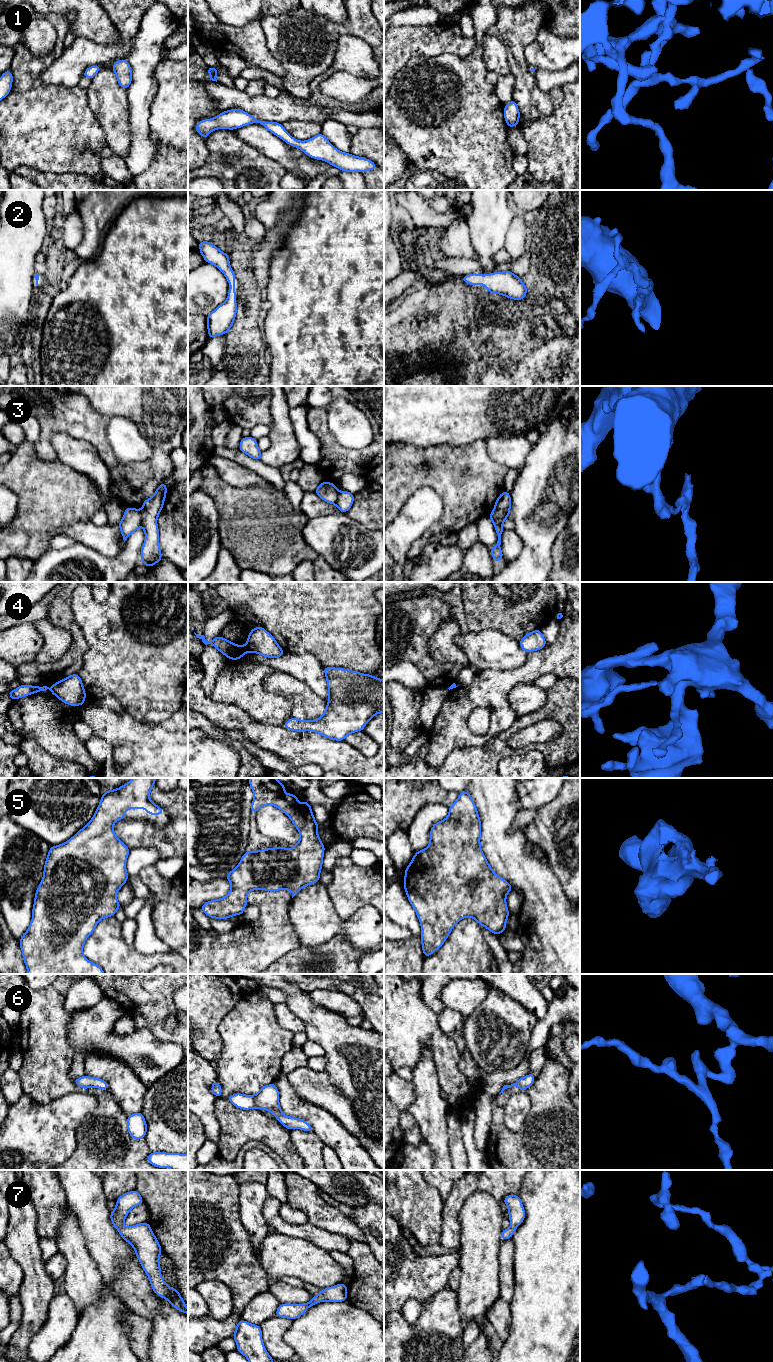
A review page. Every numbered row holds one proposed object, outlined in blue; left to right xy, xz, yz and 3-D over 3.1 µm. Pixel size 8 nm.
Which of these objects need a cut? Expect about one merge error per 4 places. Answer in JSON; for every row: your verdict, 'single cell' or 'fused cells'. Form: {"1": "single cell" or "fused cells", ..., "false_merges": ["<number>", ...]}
{"1": "single cell", "2": "single cell", "3": "fused cells", "4": "fused cells", "5": "single cell", "6": "single cell", "7": "single cell", "false_merges": ["3", "4"]}

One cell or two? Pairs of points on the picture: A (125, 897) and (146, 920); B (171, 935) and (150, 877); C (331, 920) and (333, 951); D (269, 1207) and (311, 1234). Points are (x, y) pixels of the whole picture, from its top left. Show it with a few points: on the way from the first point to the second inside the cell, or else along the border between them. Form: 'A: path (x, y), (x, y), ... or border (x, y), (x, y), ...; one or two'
A: border (127, 881), (135, 897); two
B: path (169, 921), (169, 896), (164, 891); one
C: border (354, 946), (344, 937), (335, 936), (310, 947); two
D: path (276, 1219), (286, 1229), (299, 1231); one

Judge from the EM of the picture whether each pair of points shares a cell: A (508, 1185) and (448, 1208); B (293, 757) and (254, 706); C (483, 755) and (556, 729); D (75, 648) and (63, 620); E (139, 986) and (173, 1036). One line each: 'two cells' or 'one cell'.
A: one cell
B: two cells
C: two cells
D: one cell
E: one cell

